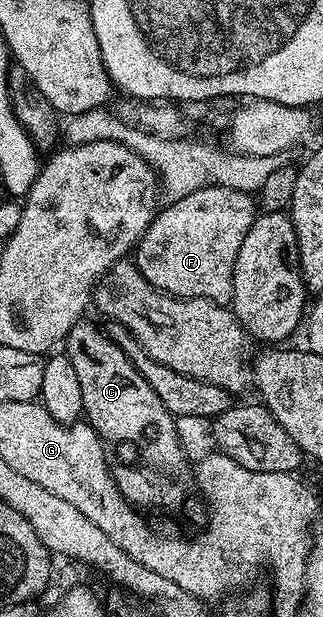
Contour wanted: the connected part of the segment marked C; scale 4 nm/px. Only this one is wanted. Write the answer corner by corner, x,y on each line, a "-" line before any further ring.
89,321
77,323
66,334
64,353
68,361
72,361
72,370
80,381
85,422
107,444
127,443
135,447
142,458
139,471
134,467
113,468
114,483
120,493
138,509
167,507
170,511
180,510
190,491
192,495
191,480
187,472
186,475
182,472
188,466
188,460
177,439
175,416
171,415
164,401
156,397
156,389
140,377
132,361
111,341
109,334

